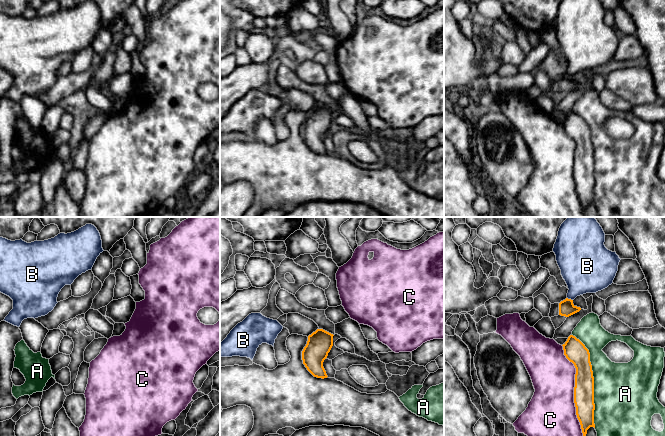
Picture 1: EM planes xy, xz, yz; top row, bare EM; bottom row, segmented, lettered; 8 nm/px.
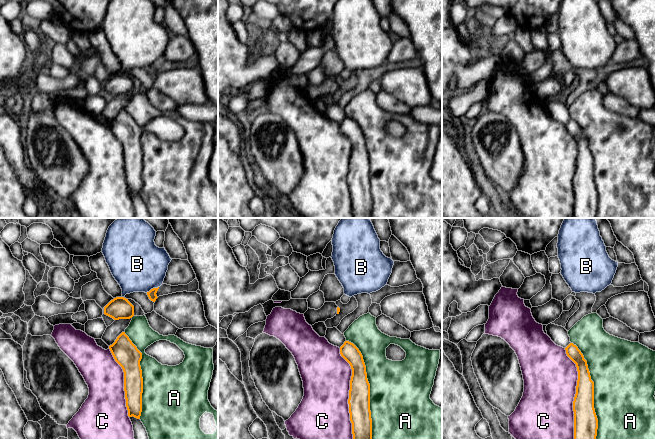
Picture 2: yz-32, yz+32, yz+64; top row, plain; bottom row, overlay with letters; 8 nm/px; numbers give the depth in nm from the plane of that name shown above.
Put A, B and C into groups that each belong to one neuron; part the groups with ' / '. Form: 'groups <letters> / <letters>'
groups A / B / C

